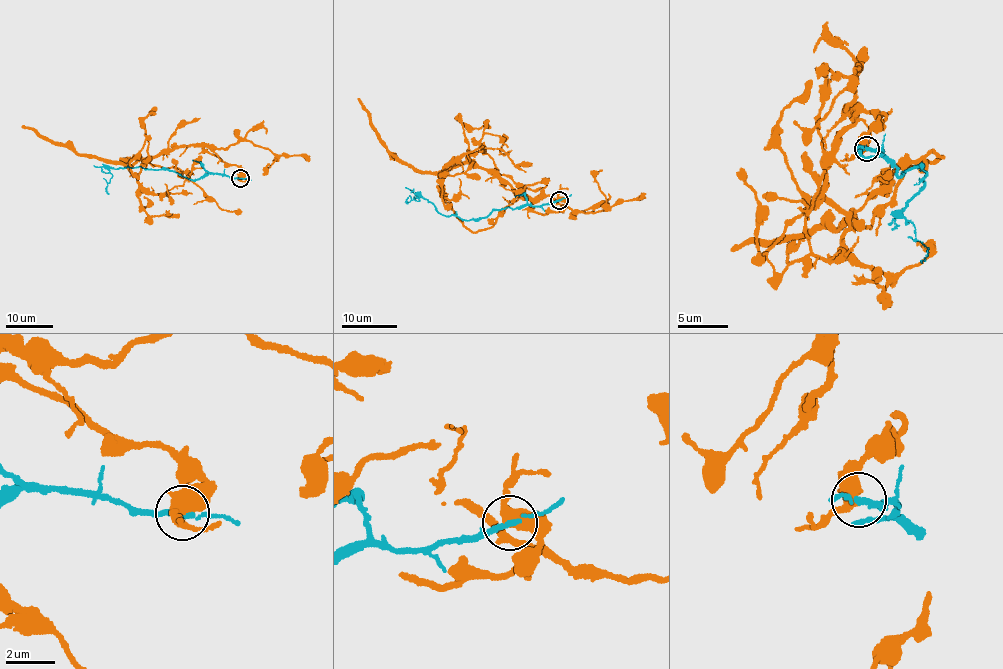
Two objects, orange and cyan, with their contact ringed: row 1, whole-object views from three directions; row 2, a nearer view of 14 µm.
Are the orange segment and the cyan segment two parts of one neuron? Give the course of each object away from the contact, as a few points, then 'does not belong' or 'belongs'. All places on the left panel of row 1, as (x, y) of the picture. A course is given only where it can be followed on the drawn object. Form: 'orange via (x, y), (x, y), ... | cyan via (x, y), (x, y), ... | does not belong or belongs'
orange via (240, 178), (237, 166), (201, 146), (121, 163), (134, 155), (176, 167), (222, 209), (241, 213) | cyan via (240, 178), (211, 173), (192, 180), (166, 169), (111, 169), (106, 188), (109, 194) | does not belong

